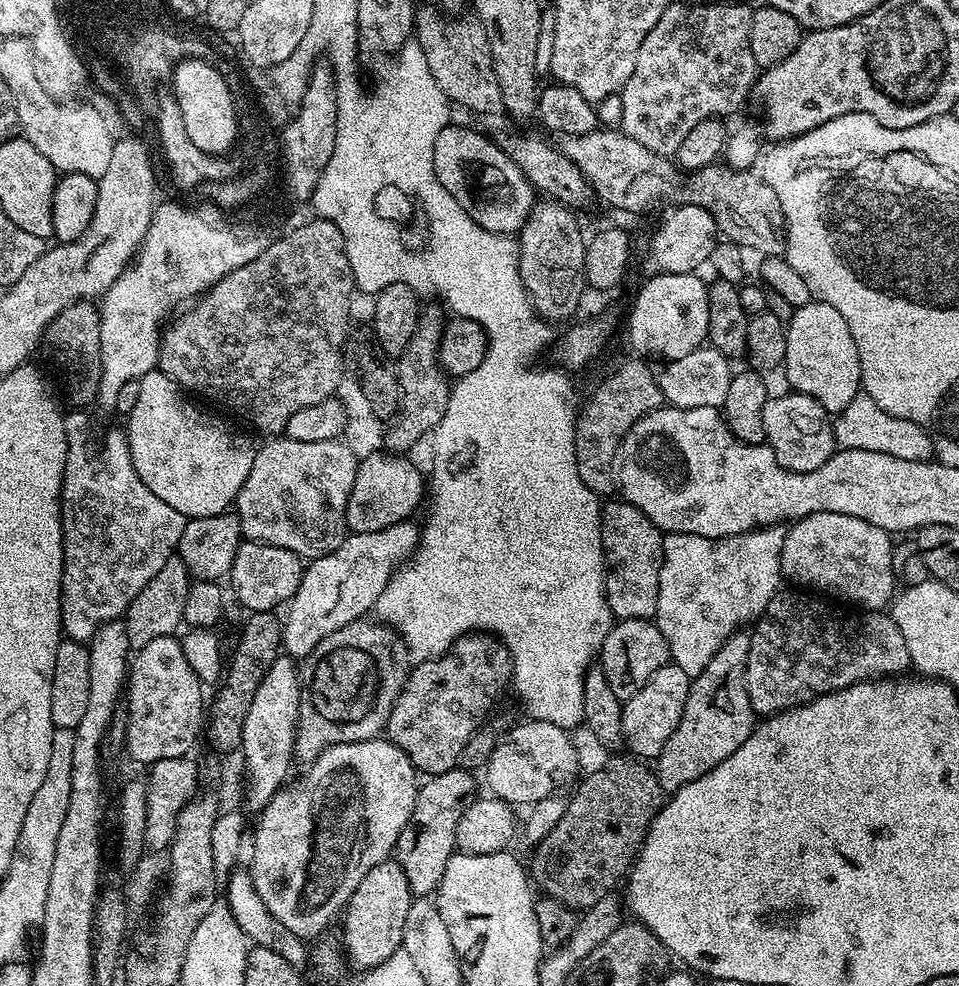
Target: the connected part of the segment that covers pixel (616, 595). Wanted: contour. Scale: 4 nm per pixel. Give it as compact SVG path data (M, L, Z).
M623 498L600 509L601 546L607 568L604 574L606 602L616 620L652 620L658 606L658 578L664 561L665 533L642 510Z

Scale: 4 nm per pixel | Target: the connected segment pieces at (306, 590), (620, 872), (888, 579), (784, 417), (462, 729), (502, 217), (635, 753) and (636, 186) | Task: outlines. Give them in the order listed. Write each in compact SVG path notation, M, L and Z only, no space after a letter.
M403 522L377 532L345 535L342 546L330 554L313 559L298 582L298 590L286 605L288 617L282 620L282 648L293 658L303 658L334 630L367 617L386 590L388 580L397 568L413 555L420 540L420 528Z
M628 758L626 762L620 762L614 766L604 768L602 770L596 770L590 773L578 786L574 796L569 798L565 803L564 812L562 818L558 820L558 825L554 826L553 830L550 830L550 834L546 838L540 840L540 843L535 845L533 849L534 856L532 858L532 868L530 864L530 876L535 884L535 887L543 894L550 897L554 897L558 901L562 901L569 908L575 908L577 910L583 910L596 904L600 898L609 894L617 886L617 882L623 879L623 876L627 873L631 862L636 858L639 853L639 848L644 843L644 836L648 832L649 826L653 822L653 818L656 817L659 809L663 807L664 801L664 786L659 780L659 777L646 766L643 761L636 758Z
M815 512L809 516L802 516L792 526L792 529L789 527L784 533L780 570L787 579L789 576L796 583L793 585L815 590L817 593L827 594L829 597L837 596L837 598L832 598L860 610L884 610L891 605L894 593L897 591L898 568L897 565L896 568L892 565L893 537L889 533L862 518L834 512Z
M785 391L785 396L769 395L762 410L764 440L774 450L778 462L791 472L813 472L837 451L830 413L814 398L801 392Z
M469 634L457 643L453 654L421 660L413 672L407 673L400 696L390 710L387 739L410 758L421 773L437 776L457 767L460 755L470 738L489 719L484 704L493 696L492 644L487 635Z
M456 122L449 123L438 138L434 138L434 174L438 174L438 182L450 190L454 202L488 232L519 233L538 200L532 183L510 162L495 139L487 140L482 133Z
M669 662L658 670L654 670L654 675L650 677L650 682L638 690L629 700L623 701L622 707L622 741L623 747L628 747L633 757L652 758L659 757L660 751L666 746L670 734L678 726L678 722L684 713L688 691L692 685L691 679L682 670L682 666Z
M597 130L577 136L566 136L559 141L558 147L566 154L566 158L570 158L570 162L574 162L574 166L583 170L584 177L592 185L595 195L599 199L601 196L612 208L621 208L624 212L644 212L647 208L654 207L659 200L668 204L667 206L693 204L705 208L716 220L719 235L738 244L740 248L753 248L754 251L761 252L761 257L764 258L785 255L786 229L782 206L778 202L778 194L774 194L774 190L765 182L759 171L733 168L715 162L685 174L669 157L654 150L646 150L642 142L634 142L634 138L630 138L622 130Z

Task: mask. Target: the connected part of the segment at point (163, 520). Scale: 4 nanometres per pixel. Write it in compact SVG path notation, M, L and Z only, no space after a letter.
M72 410L76 412L68 412L64 418L64 432L67 436L67 458L64 460L63 482L60 488L60 519L61 528L63 530L63 582L61 584L61 601L60 616L61 629L63 633L71 640L77 643L87 643L91 641L93 634L101 625L111 620L121 619L127 612L130 602L141 592L142 586L151 578L154 578L158 571L162 570L166 562L173 557L175 550L180 545L182 530L185 529L188 518L181 514L180 511L174 509L174 506L167 505L166 502L158 498L156 494L140 478L137 471L134 470L133 460L130 458L130 450L128 444L127 433L123 430L112 430L104 438L102 450L94 452L90 448L90 436L88 430L90 428L90 420L84 410Z

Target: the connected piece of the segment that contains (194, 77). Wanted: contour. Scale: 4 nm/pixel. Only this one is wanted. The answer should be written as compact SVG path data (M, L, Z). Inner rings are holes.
M184 58L179 61L175 65L176 73L174 71L171 73L170 76L170 88L172 92L175 93L175 100L180 107L181 110L181 122L182 125L186 128L187 137L190 138L191 142L194 142L194 146L198 146L198 149L209 152L211 154L224 154L229 151L237 143L238 139L238 127L236 122L236 116L235 116L235 108L234 108L234 102L231 100L230 91L226 88L226 82L222 80L222 75L219 74L218 70L215 68L214 64L212 62L209 62L207 59L197 59L197 58Z

